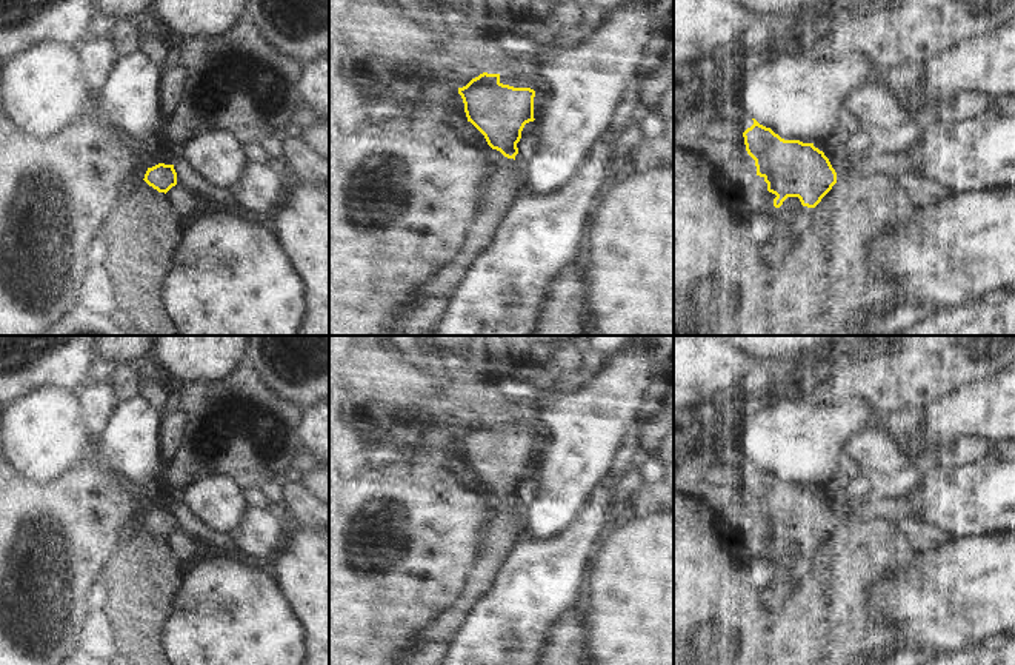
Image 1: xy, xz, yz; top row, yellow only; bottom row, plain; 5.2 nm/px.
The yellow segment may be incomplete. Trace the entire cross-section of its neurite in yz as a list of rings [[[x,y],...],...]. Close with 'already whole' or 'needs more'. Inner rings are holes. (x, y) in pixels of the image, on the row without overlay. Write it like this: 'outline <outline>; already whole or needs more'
outline [[[726,428],[710,437],[704,437],[681,463],[675,463],[677,493],[692,499],[703,499],[707,486],[706,474],[714,463],[732,463],[741,468],[746,496],[755,505],[757,520],[763,522],[767,528],[767,536],[777,540],[774,543],[775,553],[780,553],[787,542],[798,542],[803,550],[801,554],[812,559],[814,553],[832,534],[838,523],[847,520],[867,522],[875,519],[900,522],[917,516],[915,506],[904,497],[887,499],[874,496],[858,502],[849,513],[837,511],[832,503],[829,505],[823,496],[814,491],[814,488],[784,485],[770,473],[766,473],[752,463],[743,453],[740,428]]]; needs more

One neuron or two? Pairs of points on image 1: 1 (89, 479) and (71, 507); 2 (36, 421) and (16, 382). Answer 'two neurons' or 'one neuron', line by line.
1: one neuron
2: two neurons

